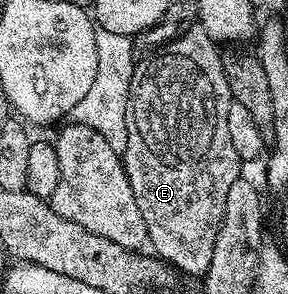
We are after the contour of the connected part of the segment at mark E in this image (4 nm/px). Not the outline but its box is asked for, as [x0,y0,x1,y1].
[124,24,243,276]

